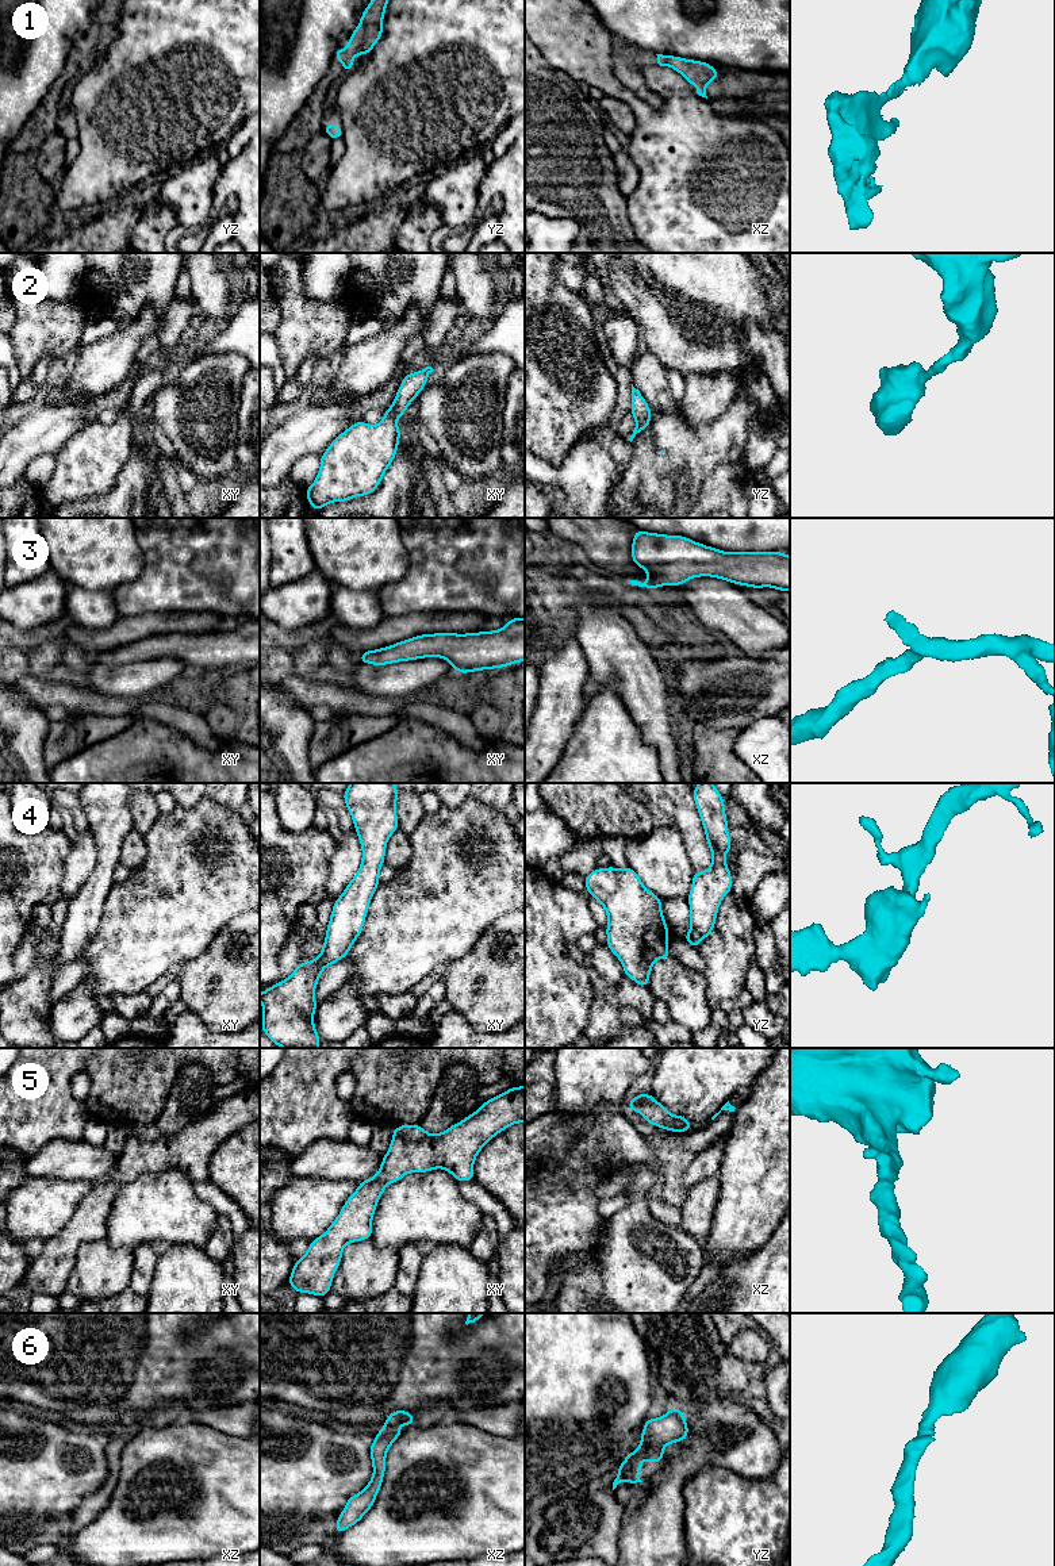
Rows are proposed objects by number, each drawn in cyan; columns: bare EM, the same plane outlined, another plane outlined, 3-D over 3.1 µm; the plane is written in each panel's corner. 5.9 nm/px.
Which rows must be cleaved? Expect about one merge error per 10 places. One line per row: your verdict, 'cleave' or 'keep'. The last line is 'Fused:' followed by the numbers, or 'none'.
1: keep
2: keep
3: keep
4: keep
5: keep
6: keep
Fused: none

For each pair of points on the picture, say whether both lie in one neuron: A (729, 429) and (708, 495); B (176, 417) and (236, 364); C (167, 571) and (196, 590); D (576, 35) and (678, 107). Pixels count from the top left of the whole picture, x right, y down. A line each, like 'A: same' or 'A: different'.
A: different
B: same
C: same
D: same

